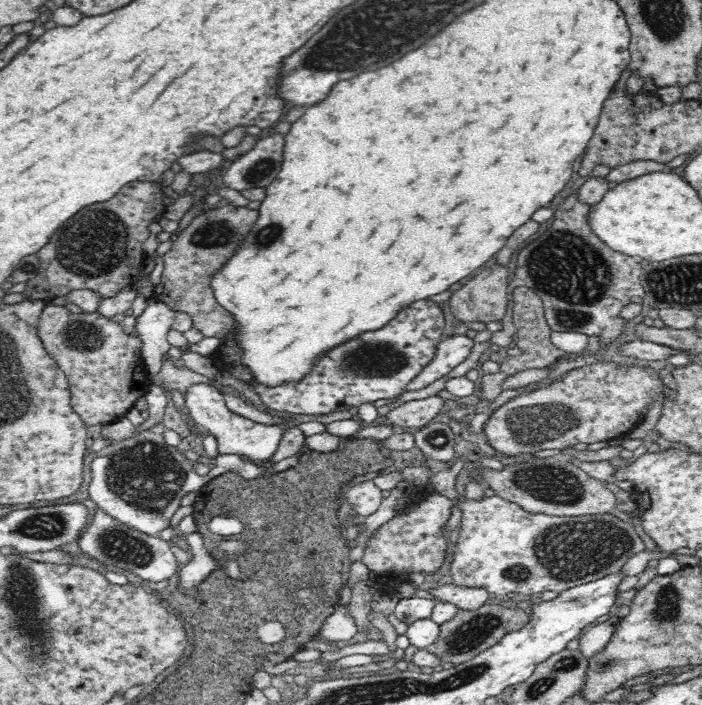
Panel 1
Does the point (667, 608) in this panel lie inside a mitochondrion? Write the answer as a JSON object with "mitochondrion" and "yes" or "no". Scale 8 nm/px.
{"mitochondrion":"yes"}

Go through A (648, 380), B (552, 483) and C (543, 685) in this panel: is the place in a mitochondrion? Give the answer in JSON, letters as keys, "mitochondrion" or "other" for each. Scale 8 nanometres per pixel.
{"A":"other","B":"mitochondrion","C":"mitochondrion"}

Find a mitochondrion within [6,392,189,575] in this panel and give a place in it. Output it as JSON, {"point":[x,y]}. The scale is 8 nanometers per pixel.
{"point":[145,475]}

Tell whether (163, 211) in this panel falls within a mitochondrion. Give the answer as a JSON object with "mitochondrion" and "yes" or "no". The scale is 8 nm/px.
{"mitochondrion":"no"}

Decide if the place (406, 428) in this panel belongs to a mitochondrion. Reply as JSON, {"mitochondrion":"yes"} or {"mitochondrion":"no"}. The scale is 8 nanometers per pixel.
{"mitochondrion":"no"}

